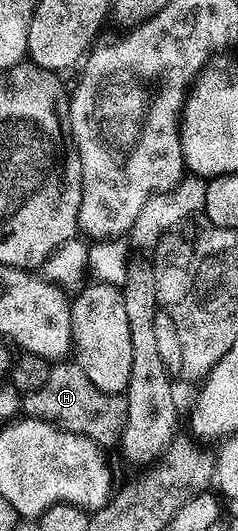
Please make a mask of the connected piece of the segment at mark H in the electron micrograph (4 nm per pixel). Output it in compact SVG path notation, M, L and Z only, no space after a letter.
M77 361L55 362L48 373L48 381L44 381L44 385L31 395L22 395L20 407L29 418L50 423L72 435L82 435L103 449L119 446L122 430L128 421L125 398L122 395L105 395L96 389Z

